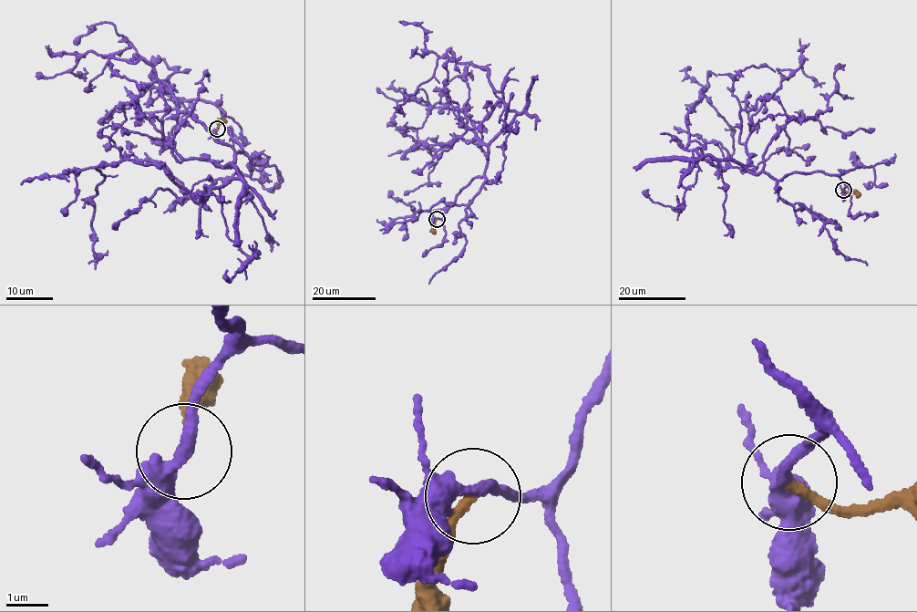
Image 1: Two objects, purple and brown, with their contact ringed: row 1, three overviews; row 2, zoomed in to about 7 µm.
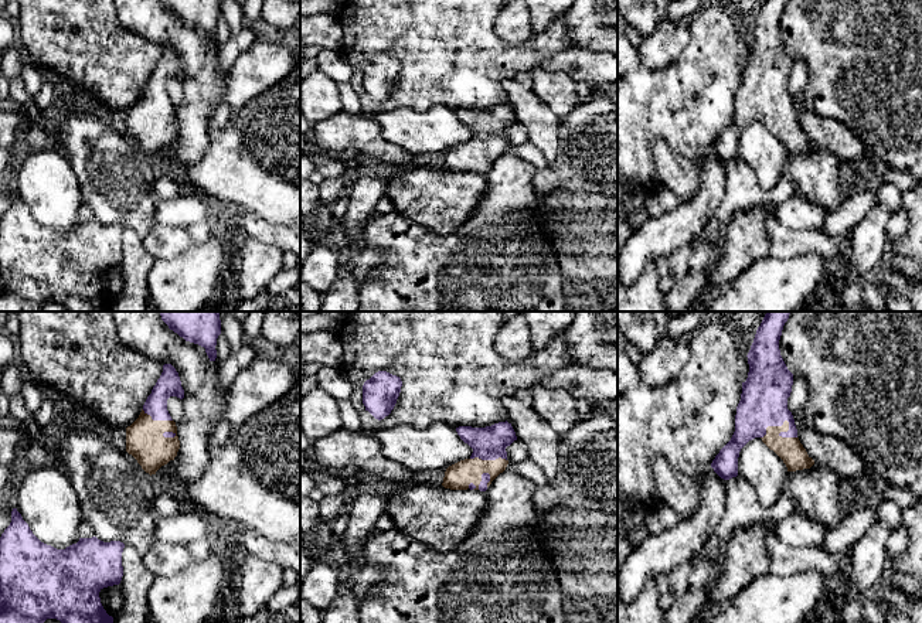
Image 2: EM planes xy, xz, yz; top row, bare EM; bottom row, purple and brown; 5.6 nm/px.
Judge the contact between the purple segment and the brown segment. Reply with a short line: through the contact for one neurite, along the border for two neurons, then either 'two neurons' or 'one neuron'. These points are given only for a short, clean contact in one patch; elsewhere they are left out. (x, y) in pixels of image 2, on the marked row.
line yz (764, 401), (788, 421), (779, 433), (790, 450); one neuron

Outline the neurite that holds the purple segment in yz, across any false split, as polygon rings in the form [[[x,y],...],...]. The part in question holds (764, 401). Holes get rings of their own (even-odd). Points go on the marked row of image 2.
[[[768,312],[756,330],[746,355],[749,372],[742,382],[735,432],[711,463],[724,480],[738,476],[739,452],[755,438],[761,438],[783,460],[787,471],[814,464],[797,438],[793,415],[787,409],[793,374],[780,355],[779,340],[789,314],[790,312]]]

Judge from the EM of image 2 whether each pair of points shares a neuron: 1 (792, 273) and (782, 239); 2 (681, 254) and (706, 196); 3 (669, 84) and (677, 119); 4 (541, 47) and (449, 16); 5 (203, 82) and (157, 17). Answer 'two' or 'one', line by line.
1: two
2: two
3: one
4: one
5: one

